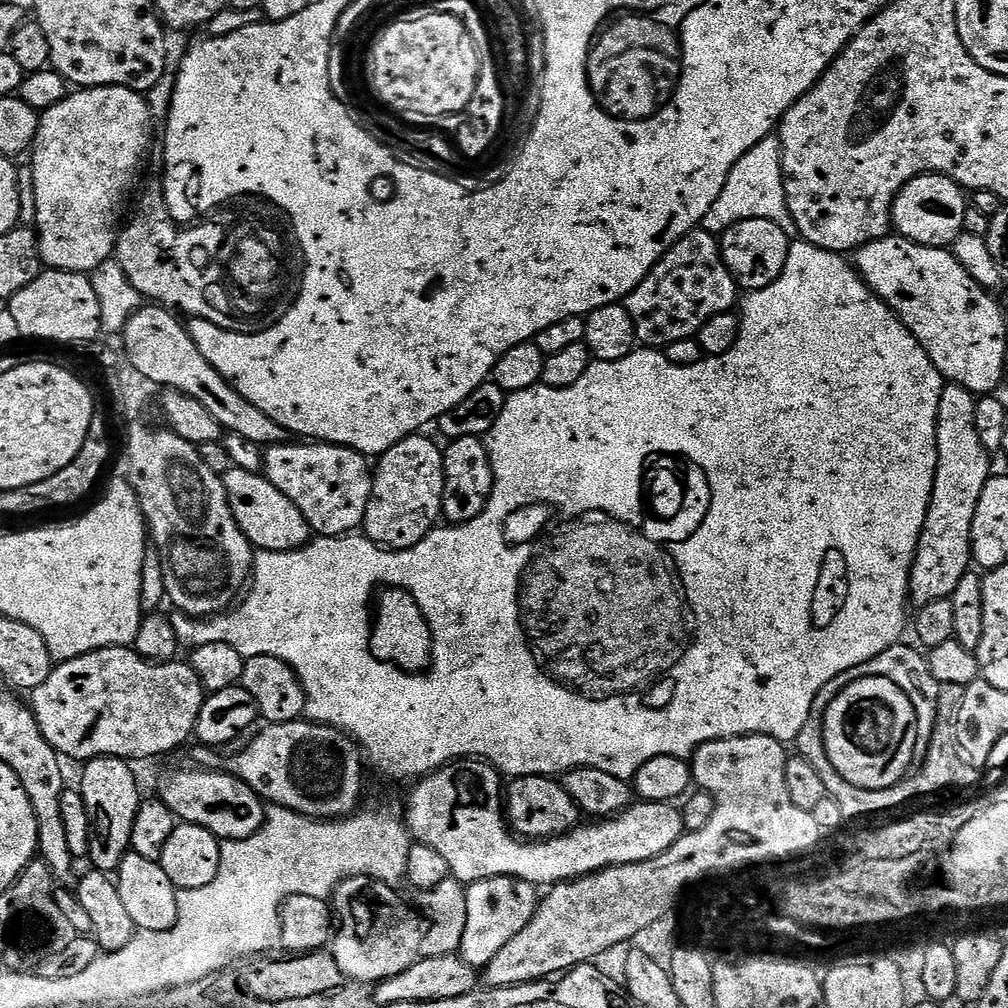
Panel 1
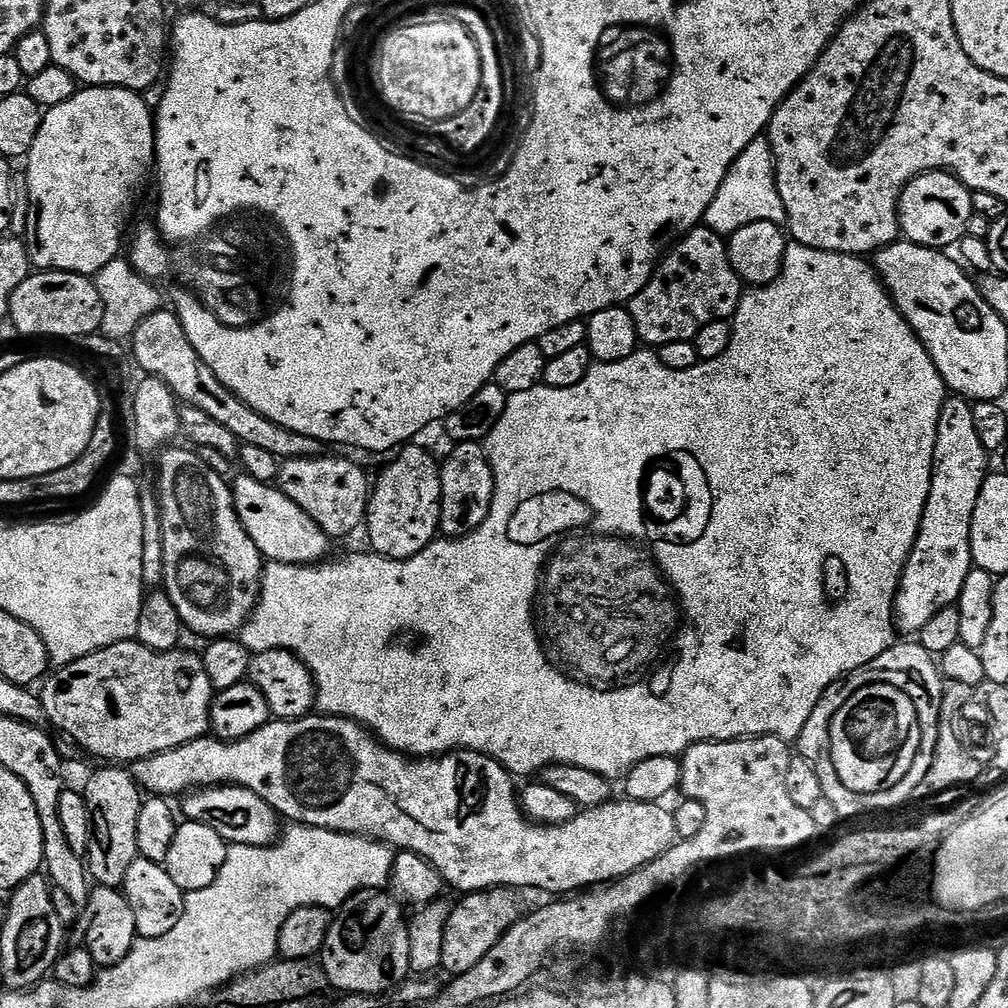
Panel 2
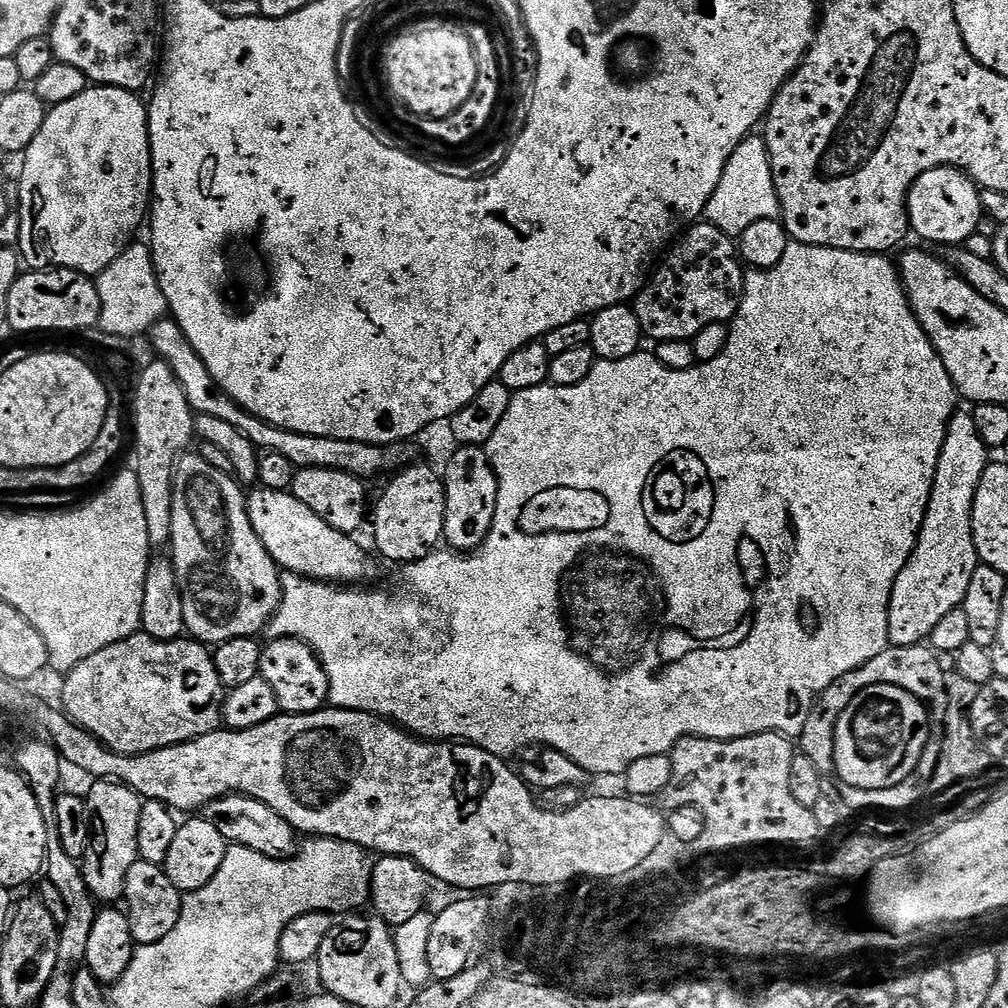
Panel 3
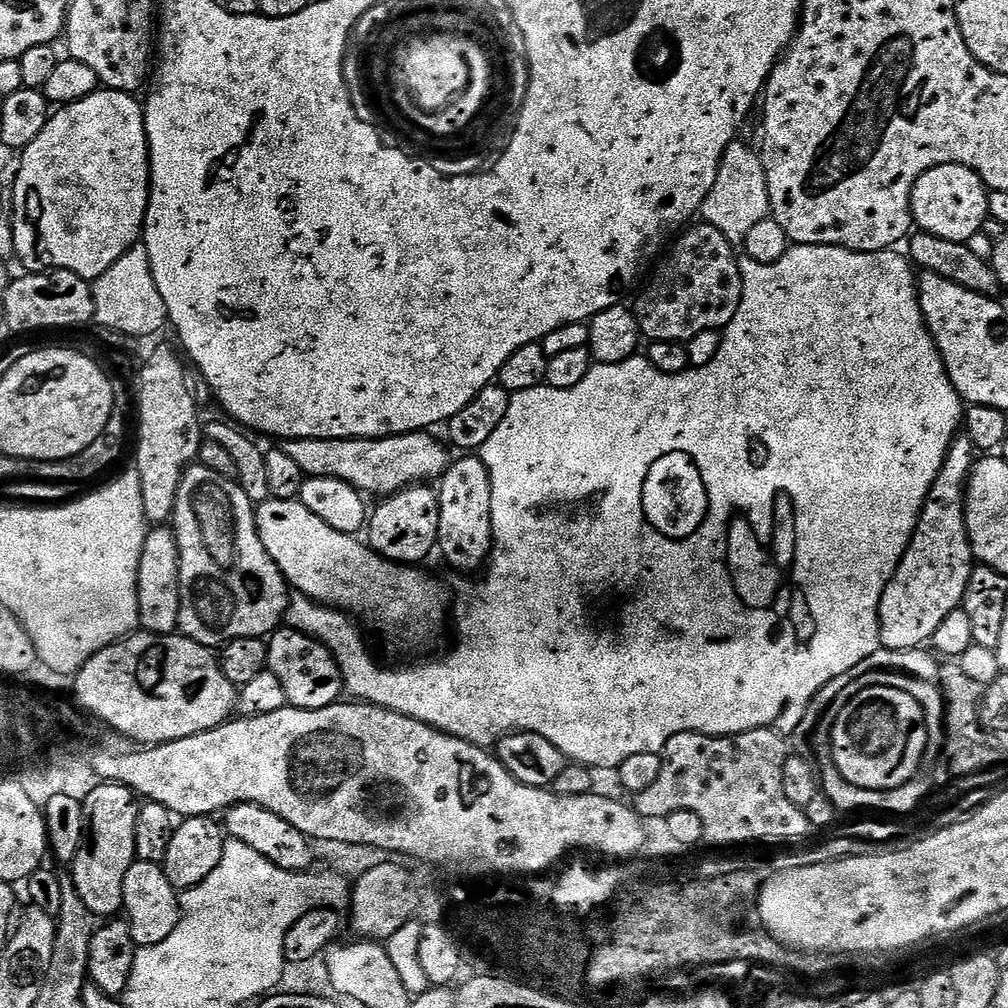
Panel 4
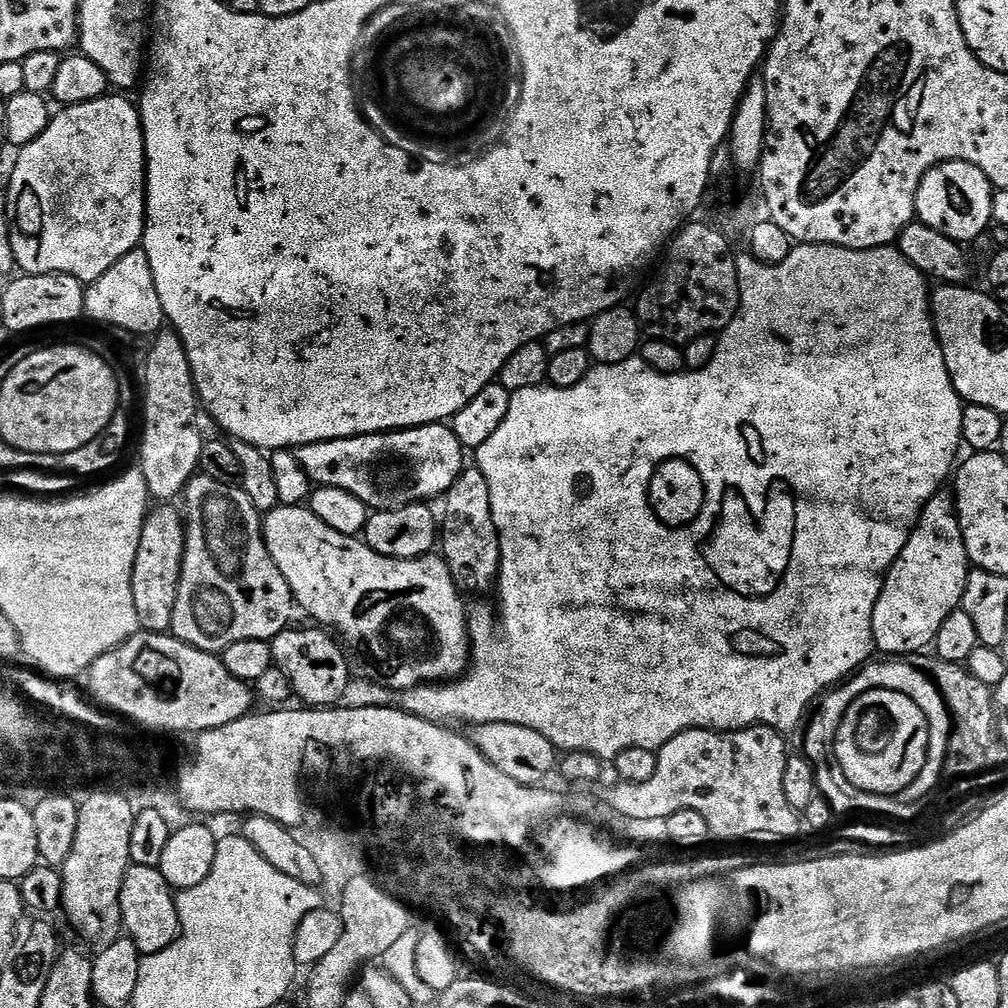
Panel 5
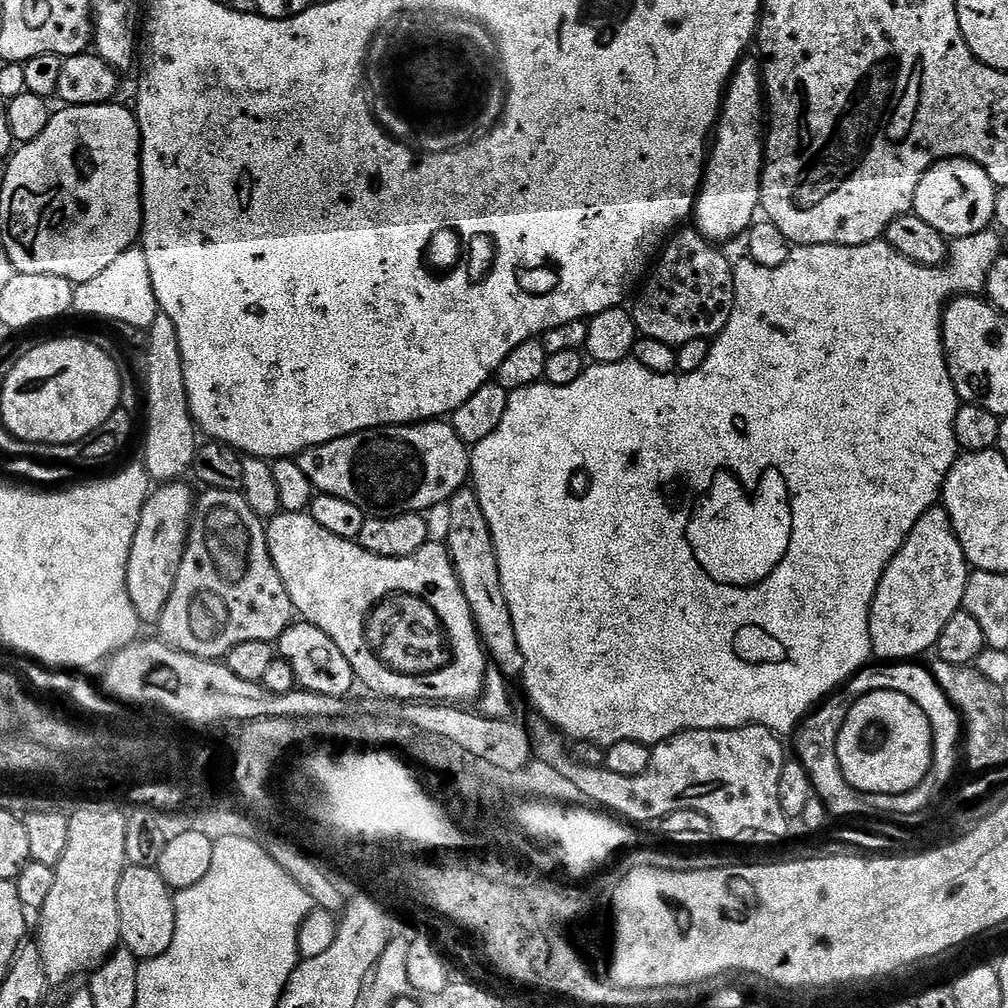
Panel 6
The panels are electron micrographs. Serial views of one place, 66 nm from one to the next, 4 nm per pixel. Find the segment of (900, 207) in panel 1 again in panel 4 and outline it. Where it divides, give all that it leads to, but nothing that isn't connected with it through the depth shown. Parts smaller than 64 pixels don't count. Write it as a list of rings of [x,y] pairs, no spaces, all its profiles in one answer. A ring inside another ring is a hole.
[[[961,164],[934,166],[918,178],[912,188],[912,218],[921,232],[929,232],[950,242],[968,244],[975,232],[984,227],[988,215],[988,193],[982,178],[974,170]]]

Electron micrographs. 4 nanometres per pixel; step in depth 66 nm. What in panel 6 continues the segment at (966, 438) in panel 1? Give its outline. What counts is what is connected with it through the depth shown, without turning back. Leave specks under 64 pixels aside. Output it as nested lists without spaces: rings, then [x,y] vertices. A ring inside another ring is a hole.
[[[942,506],[926,510],[926,514],[918,518],[914,530],[910,530],[902,550],[898,550],[890,566],[886,566],[882,582],[878,582],[878,590],[874,594],[870,610],[873,653],[877,657],[881,656],[879,659],[884,662],[908,662],[913,658],[920,658],[923,652],[931,653],[946,627],[946,622],[950,622],[950,618],[954,618],[954,614],[964,607],[969,571],[968,559],[965,558],[956,531],[952,528],[948,511]]]

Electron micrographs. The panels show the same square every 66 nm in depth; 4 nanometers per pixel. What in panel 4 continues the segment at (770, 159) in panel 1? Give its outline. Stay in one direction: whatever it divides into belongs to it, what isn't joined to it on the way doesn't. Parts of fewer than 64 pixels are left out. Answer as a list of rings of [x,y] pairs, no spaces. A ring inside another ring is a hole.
[[[735,140],[727,147],[714,186],[703,200],[699,215],[703,223],[721,230],[723,236],[734,246],[743,245],[751,227],[758,226],[758,223],[769,219],[771,208],[765,168],[762,166],[759,153],[753,147],[748,148],[742,140]]]

